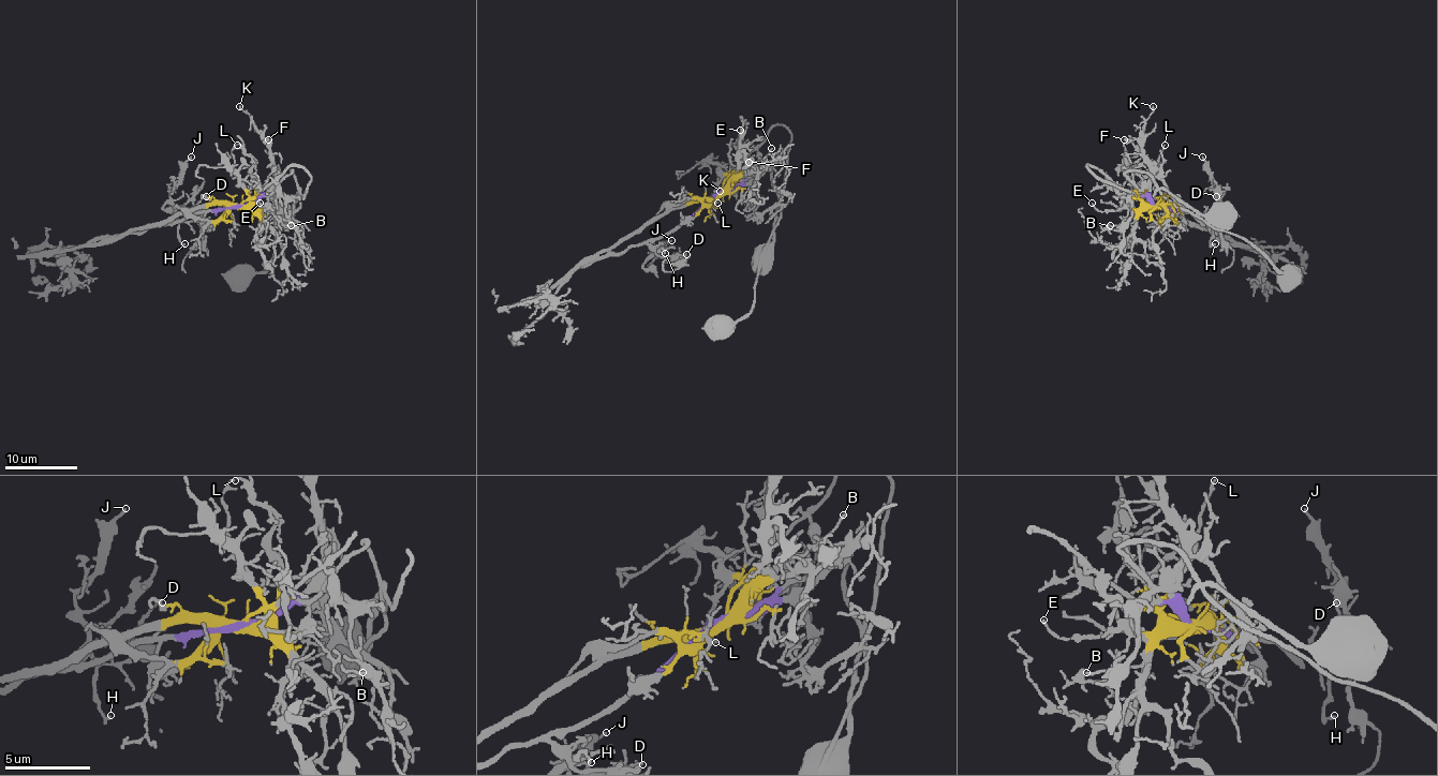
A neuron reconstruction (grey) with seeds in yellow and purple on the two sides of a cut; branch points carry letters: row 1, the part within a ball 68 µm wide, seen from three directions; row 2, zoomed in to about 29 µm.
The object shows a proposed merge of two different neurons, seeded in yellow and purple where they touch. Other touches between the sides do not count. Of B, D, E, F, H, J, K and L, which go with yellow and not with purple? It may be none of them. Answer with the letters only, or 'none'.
B, E, L

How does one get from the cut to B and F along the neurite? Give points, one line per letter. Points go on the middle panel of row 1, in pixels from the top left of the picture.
B: (717, 195), (771, 149)
F: (717, 194), (734, 192), (746, 184), (754, 189), (746, 174), (749, 161)

